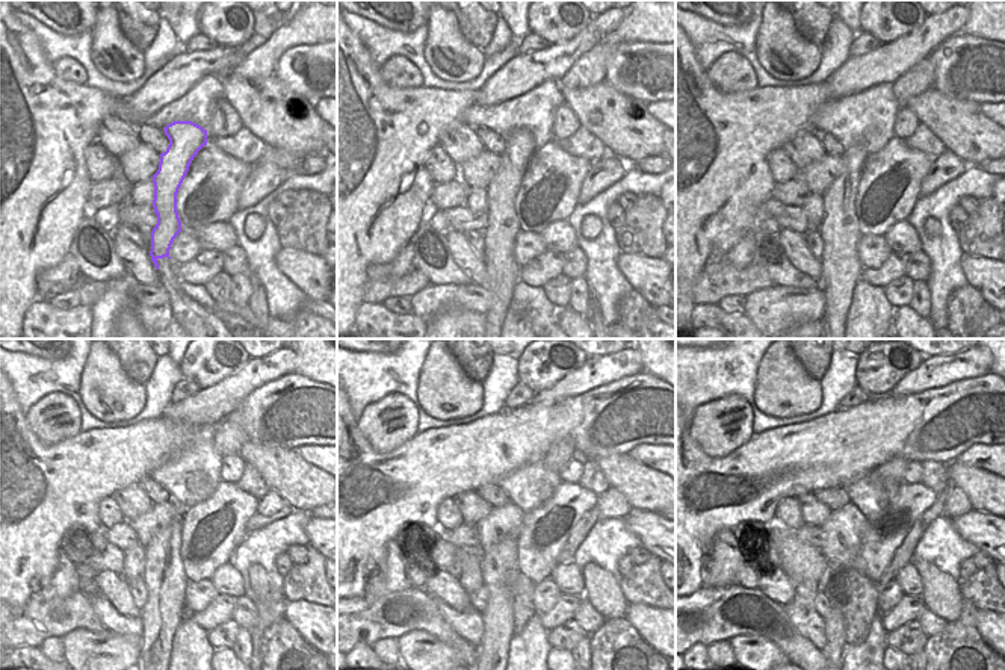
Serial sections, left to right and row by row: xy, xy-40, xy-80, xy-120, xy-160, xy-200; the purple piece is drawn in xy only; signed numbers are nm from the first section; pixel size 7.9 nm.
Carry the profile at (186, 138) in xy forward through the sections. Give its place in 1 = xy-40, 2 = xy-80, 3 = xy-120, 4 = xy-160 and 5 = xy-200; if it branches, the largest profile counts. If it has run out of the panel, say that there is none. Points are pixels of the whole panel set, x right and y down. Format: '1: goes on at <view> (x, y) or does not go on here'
1: goes on at xy-40 (502, 224)
2: goes on at xy-80 (839, 229)
3: goes on at xy-120 (163, 566)
4: goes on at xy-160 (499, 560)
5: goes on at xy-200 (833, 646)

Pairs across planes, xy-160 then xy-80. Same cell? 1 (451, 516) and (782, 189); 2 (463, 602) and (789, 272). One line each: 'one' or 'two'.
1: two
2: two

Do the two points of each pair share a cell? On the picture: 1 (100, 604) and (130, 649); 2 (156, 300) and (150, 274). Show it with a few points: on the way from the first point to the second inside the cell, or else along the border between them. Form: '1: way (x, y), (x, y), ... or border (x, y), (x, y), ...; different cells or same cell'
1: border (106, 628), (114, 632), (141, 635); different cells
2: border (139, 283), (159, 285); different cells

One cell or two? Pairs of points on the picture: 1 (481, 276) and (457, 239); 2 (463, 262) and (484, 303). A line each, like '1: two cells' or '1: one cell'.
1: one cell
2: two cells

